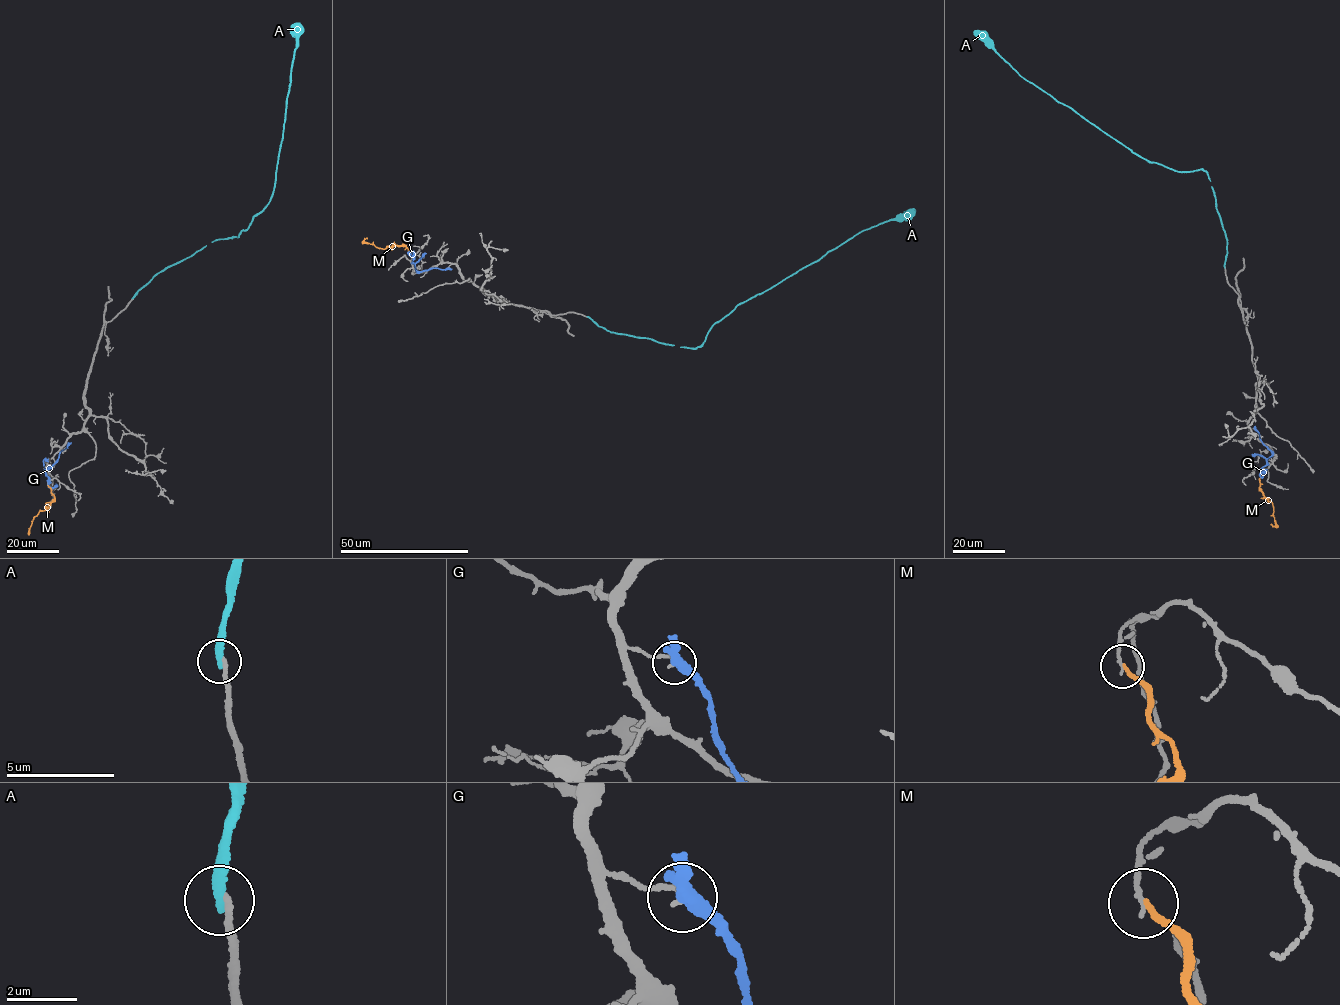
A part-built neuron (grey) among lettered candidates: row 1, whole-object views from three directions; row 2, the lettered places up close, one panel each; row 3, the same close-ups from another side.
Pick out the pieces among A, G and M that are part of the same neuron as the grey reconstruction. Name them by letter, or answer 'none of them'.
none of them

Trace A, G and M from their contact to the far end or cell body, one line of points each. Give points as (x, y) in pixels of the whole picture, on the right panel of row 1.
A: (1224, 267), (1227, 240), (1207, 173), (1201, 169), (1175, 171), (1143, 158), (1020, 75), (977, 30)
G: (1255, 429), (1271, 454), (1260, 476), (1267, 469)
M: (1260, 477), (1260, 487), (1273, 506), (1275, 525), (1270, 524)

